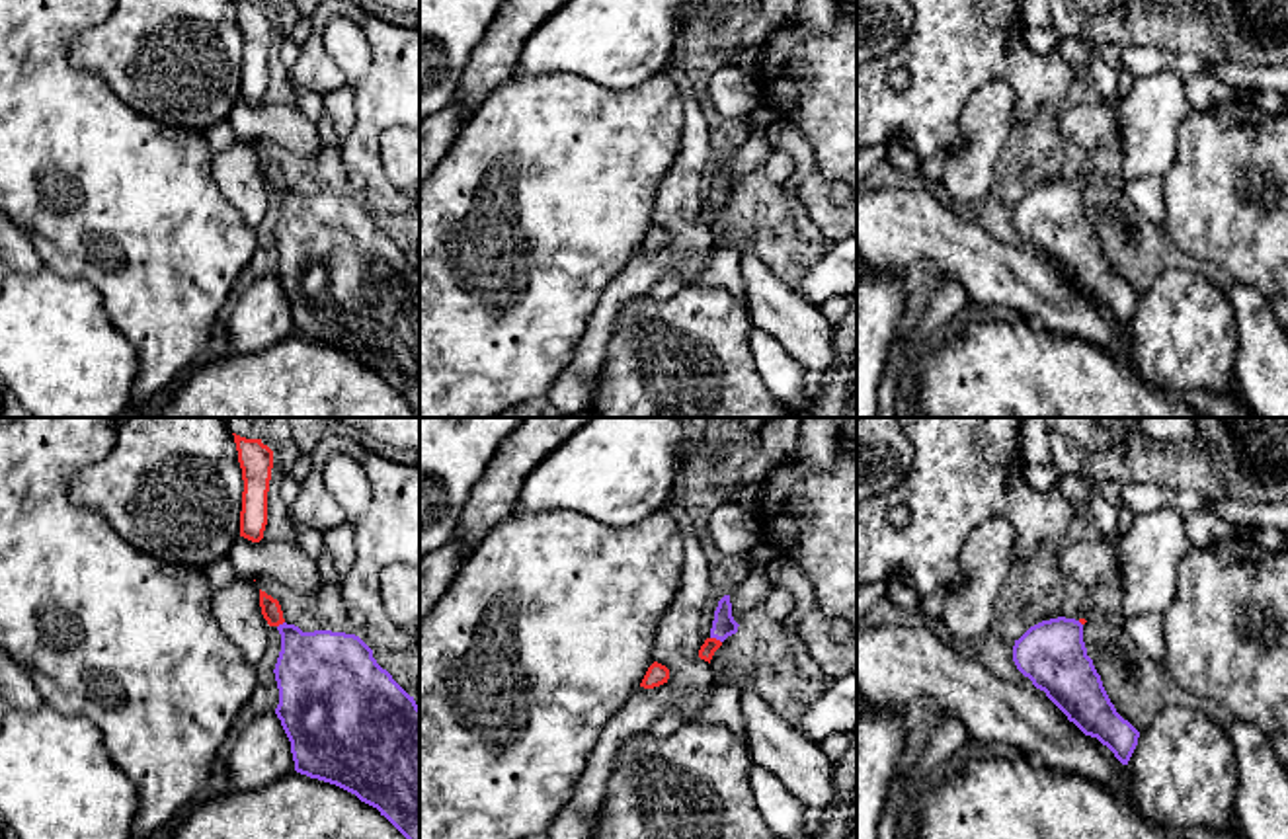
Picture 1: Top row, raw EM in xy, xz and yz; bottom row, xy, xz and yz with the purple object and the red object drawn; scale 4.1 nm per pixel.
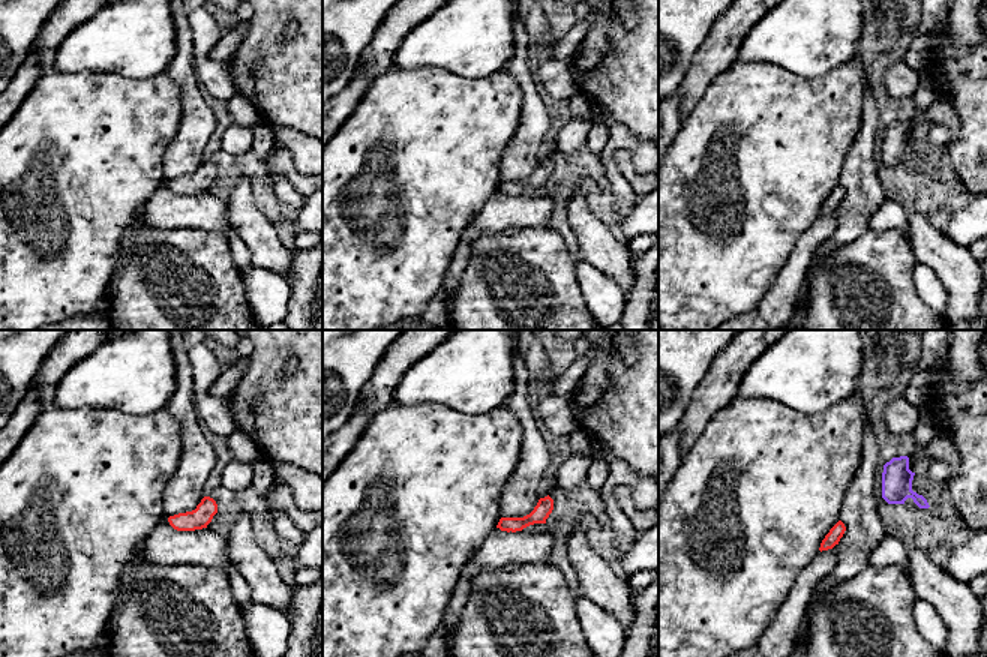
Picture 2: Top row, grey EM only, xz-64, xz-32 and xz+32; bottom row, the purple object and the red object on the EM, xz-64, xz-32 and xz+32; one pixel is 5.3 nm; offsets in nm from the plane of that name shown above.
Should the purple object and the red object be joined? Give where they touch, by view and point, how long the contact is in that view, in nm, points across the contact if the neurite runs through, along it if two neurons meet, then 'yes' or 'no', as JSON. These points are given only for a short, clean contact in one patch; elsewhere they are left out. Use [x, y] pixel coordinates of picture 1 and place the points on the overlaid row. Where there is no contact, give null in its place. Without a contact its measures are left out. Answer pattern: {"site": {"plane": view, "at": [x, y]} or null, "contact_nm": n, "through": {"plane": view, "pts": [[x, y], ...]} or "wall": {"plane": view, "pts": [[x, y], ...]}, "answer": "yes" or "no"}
{"site": {"plane": "xz", "at": [717, 639]}, "contact_nm": 50, "through": {"plane": "xz", "pts": [[723, 625], [717, 639], [707, 650]]}, "answer": "yes"}

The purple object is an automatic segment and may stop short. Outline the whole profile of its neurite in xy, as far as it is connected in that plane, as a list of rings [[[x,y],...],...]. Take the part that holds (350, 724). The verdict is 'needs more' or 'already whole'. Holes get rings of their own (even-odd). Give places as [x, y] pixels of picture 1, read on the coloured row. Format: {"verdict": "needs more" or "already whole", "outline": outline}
{"verdict": "needs more", "outline": [[[262,589],[260,607],[267,624],[275,626],[281,634],[281,652],[273,669],[279,689],[275,714],[291,741],[295,771],[355,794],[361,802],[377,808],[406,839],[420,839],[420,706],[414,697],[410,697],[392,675],[377,663],[373,650],[359,636],[332,630],[302,632],[299,626],[285,622],[279,601]]]}

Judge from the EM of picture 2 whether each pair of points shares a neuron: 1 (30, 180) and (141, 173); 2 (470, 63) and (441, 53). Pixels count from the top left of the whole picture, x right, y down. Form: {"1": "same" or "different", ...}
{"1": "same", "2": "same"}

